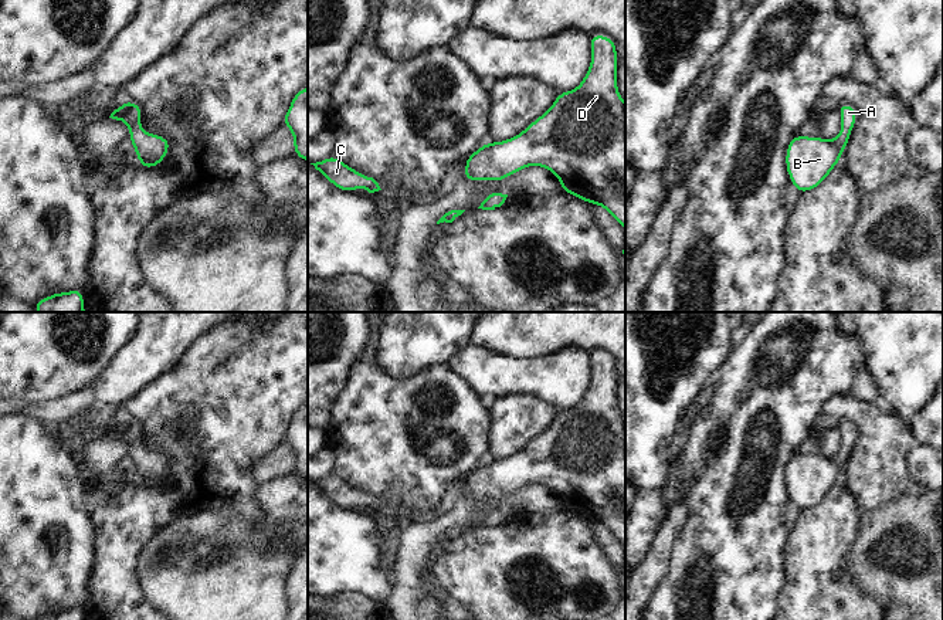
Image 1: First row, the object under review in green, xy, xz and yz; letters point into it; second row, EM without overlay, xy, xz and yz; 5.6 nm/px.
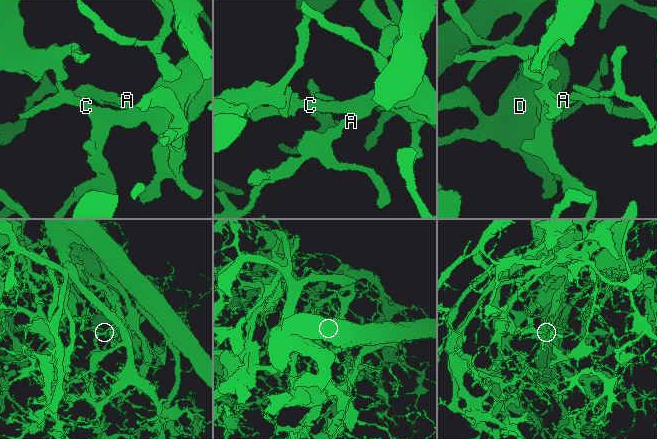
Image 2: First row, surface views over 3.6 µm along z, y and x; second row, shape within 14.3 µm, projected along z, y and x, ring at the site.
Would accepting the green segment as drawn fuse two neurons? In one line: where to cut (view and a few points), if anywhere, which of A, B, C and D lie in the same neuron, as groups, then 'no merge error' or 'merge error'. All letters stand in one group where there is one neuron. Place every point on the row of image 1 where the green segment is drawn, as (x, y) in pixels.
no cut | A B C D | no merge error

